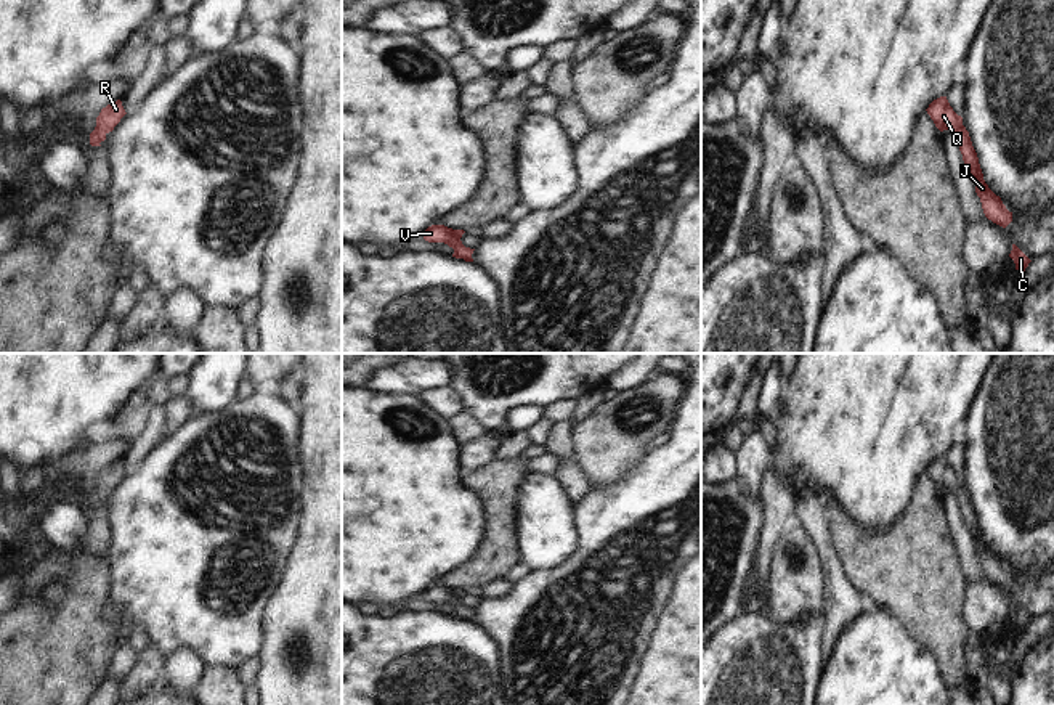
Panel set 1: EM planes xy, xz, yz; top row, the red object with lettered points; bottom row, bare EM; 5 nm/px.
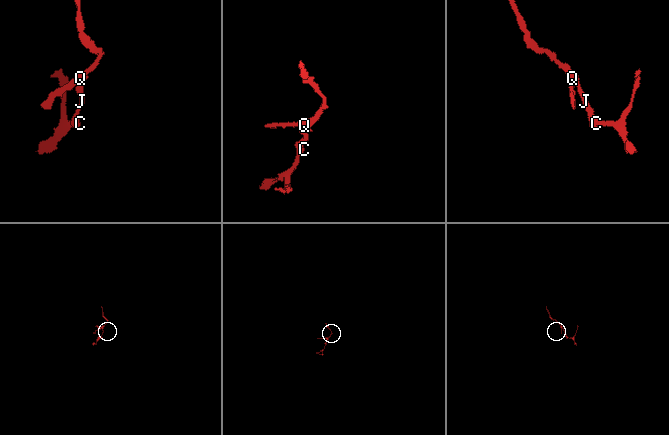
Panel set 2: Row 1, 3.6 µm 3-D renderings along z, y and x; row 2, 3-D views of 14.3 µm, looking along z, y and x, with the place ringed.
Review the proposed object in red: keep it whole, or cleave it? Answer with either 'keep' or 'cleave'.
keep

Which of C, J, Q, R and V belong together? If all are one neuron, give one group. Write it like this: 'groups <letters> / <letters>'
groups C J Q R V

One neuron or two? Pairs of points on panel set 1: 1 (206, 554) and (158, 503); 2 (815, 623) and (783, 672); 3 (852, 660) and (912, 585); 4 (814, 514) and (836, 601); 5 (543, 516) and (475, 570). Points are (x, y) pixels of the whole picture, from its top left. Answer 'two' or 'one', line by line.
1: one
2: one
3: two
4: one
5: two

